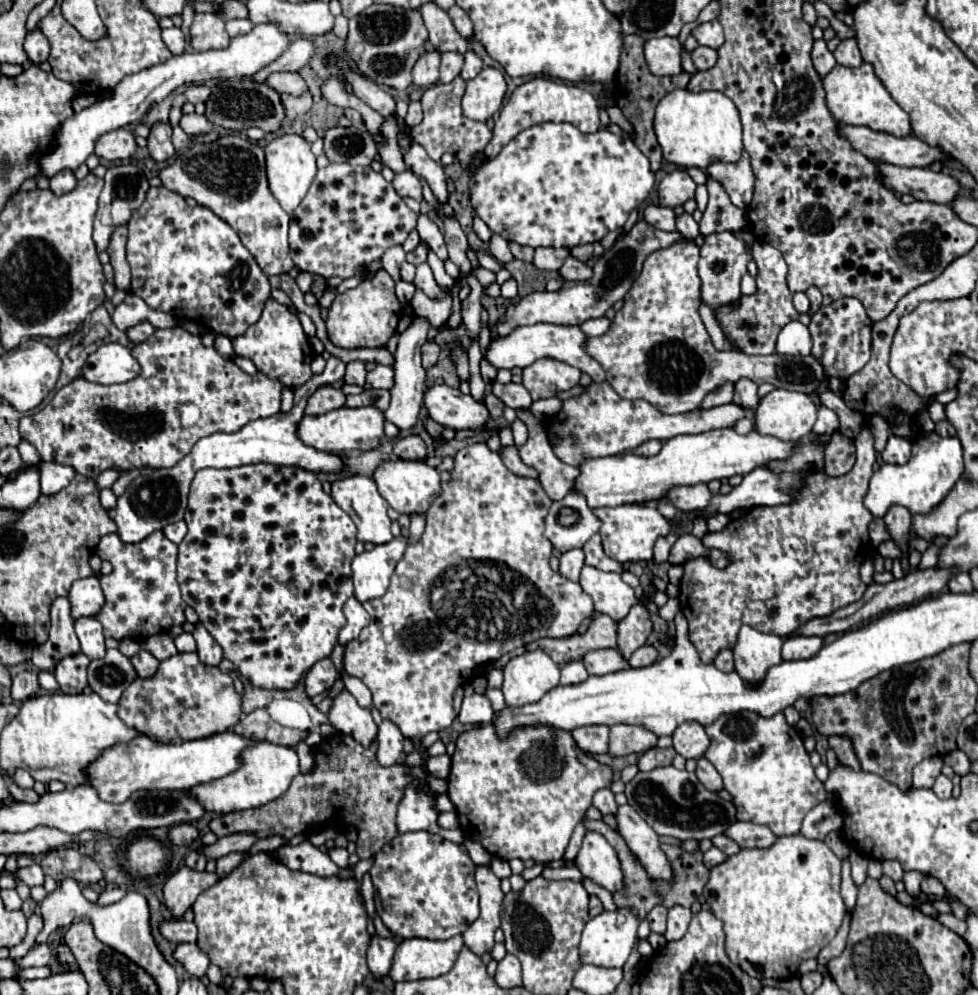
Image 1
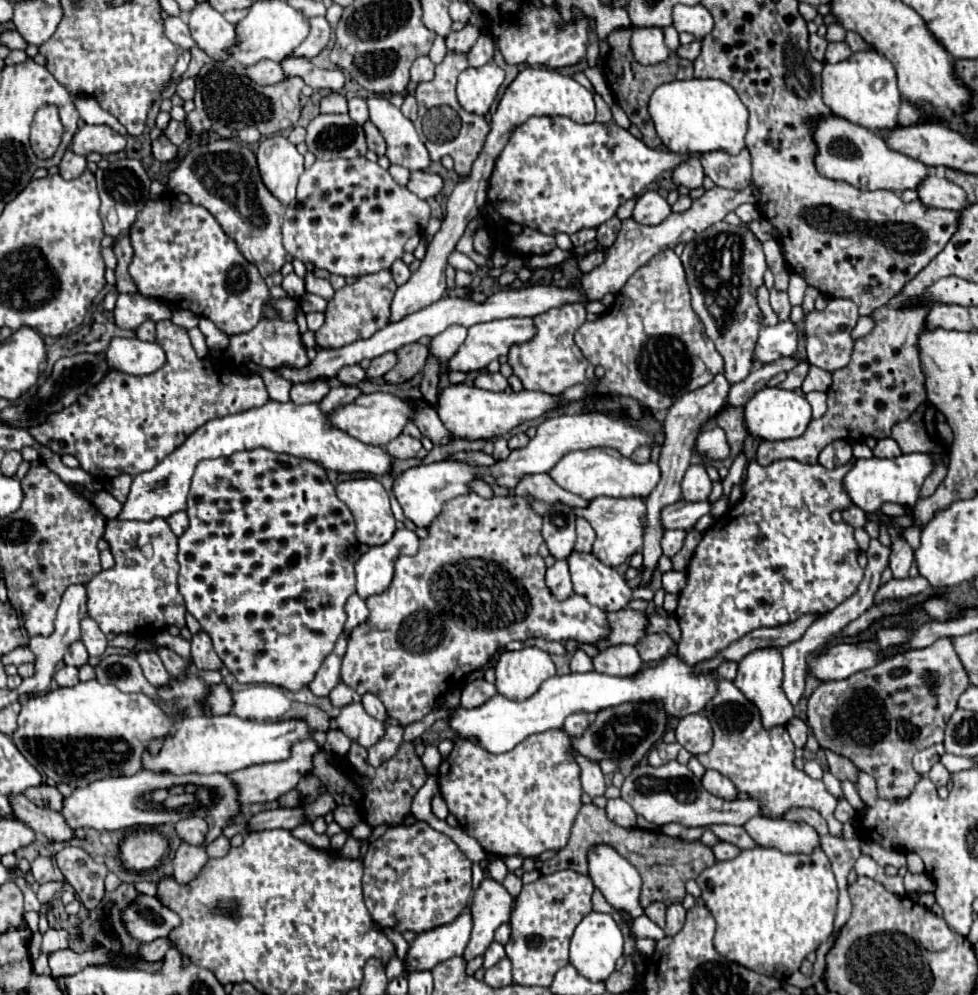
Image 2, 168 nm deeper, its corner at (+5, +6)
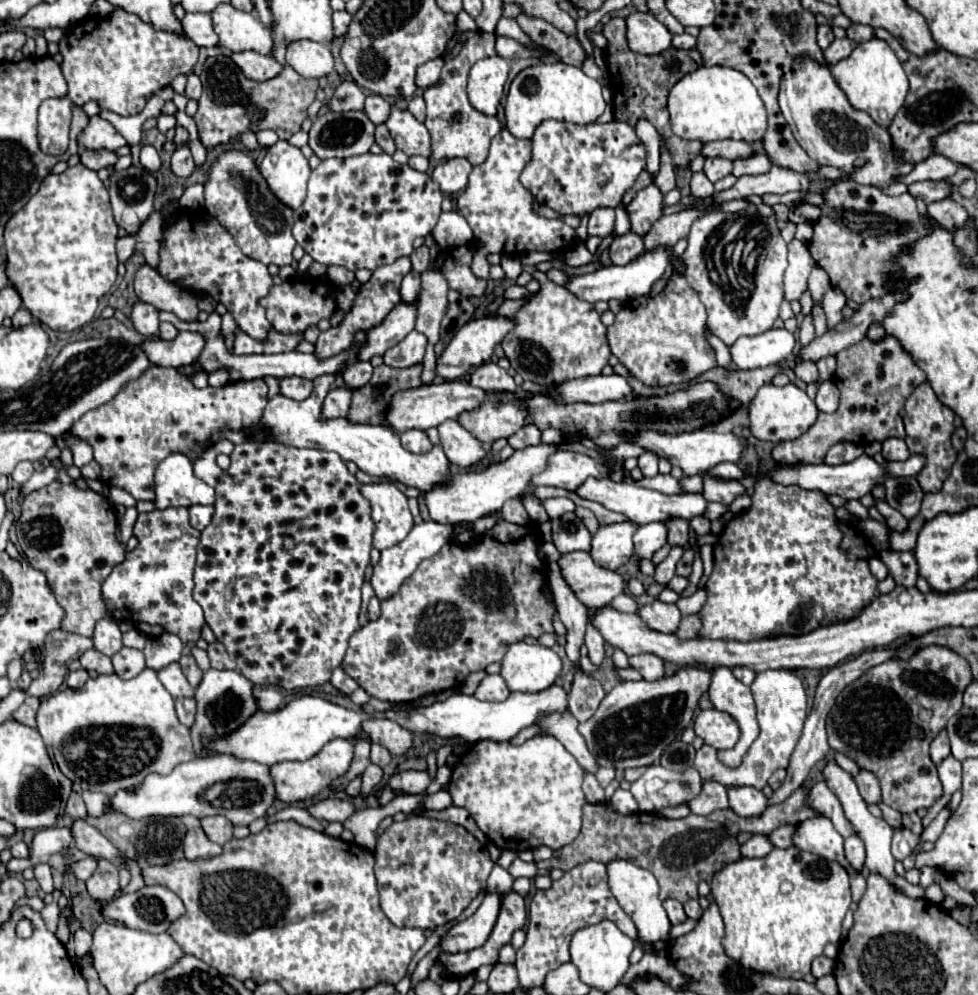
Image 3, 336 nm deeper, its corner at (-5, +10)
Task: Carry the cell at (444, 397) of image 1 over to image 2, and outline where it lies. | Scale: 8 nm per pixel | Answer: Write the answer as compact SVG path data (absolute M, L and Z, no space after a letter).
M458 384L448 386L440 392L438 398L438 416L444 426L456 436L466 440L492 440L498 436L508 434L512 428L520 426L522 422L540 418L556 408L562 408L564 400L560 394L540 392L540 390L522 390L522 392L488 392L474 386Z

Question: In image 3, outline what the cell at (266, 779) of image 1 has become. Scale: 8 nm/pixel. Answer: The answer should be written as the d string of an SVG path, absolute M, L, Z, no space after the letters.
M330 740L316 756L304 760L304 762L278 762L270 768L270 776L274 780L274 788L276 788L276 800L282 800L286 804L290 802L298 802L298 800L306 800L316 796L322 788L328 788L332 780L336 780L338 776L342 776L350 762L352 762L352 742L350 740Z

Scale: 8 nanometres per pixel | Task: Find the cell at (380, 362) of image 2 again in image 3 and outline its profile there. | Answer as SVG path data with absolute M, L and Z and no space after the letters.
M412 330L402 342L392 346L384 354L384 364L394 368L408 368L412 364L420 364L426 350L426 336Z

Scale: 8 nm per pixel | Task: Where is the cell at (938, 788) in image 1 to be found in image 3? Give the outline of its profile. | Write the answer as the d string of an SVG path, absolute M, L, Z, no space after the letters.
M948 756L938 764L938 776L944 786L944 794L950 798L962 786L962 766L954 756Z

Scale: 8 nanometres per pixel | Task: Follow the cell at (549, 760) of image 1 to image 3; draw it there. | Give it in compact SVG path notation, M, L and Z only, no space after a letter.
M548 734L536 736L526 740L524 744L516 746L510 742L492 742L480 740L470 746L452 768L448 792L452 796L454 806L466 808L470 816L476 820L478 828L500 848L500 850L534 850L538 846L548 846L558 850L570 844L582 824L582 808L586 804L582 792L584 768L578 760L554 738Z

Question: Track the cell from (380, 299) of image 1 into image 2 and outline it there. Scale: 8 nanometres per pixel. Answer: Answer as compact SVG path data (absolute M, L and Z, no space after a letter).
M382 270L376 274L366 274L358 278L354 284L346 284L340 288L326 308L326 322L316 332L316 344L320 348L342 348L360 338L370 338L374 332L382 330L388 324L390 302L396 292L396 284L390 270Z

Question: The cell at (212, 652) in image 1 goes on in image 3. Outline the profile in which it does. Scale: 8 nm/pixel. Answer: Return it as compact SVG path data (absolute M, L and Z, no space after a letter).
M218 640L210 642L206 652L208 652L212 668L216 668L216 670L234 670L236 668L236 662L228 656L228 652L226 652L222 642L218 642Z

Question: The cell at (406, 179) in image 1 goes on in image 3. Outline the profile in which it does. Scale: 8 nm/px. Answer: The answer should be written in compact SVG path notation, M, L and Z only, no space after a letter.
M452 158L442 164L438 164L432 170L432 180L440 186L444 194L456 194L464 190L468 184L468 174L472 170L472 164L464 158Z

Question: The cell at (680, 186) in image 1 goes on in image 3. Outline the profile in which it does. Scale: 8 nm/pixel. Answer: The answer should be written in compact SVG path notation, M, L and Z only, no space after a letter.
M706 158L702 172L706 174L706 178L710 182L716 182L716 180L720 180L732 172L732 162L724 160L724 158Z

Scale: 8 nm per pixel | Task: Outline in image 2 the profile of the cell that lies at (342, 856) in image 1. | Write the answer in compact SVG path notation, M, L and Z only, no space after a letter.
M348 838L339 854L349 859L356 859L360 855L362 843L359 839Z

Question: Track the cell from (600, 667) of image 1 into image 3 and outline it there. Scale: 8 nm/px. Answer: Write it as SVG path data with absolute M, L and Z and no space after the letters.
M636 654L628 658L630 666L642 674L644 680L660 680L664 676L664 662L656 654Z

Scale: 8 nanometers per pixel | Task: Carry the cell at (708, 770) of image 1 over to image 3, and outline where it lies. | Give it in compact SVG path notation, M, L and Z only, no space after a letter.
M728 786L728 800L738 816L758 816L766 810L766 796L752 786Z

